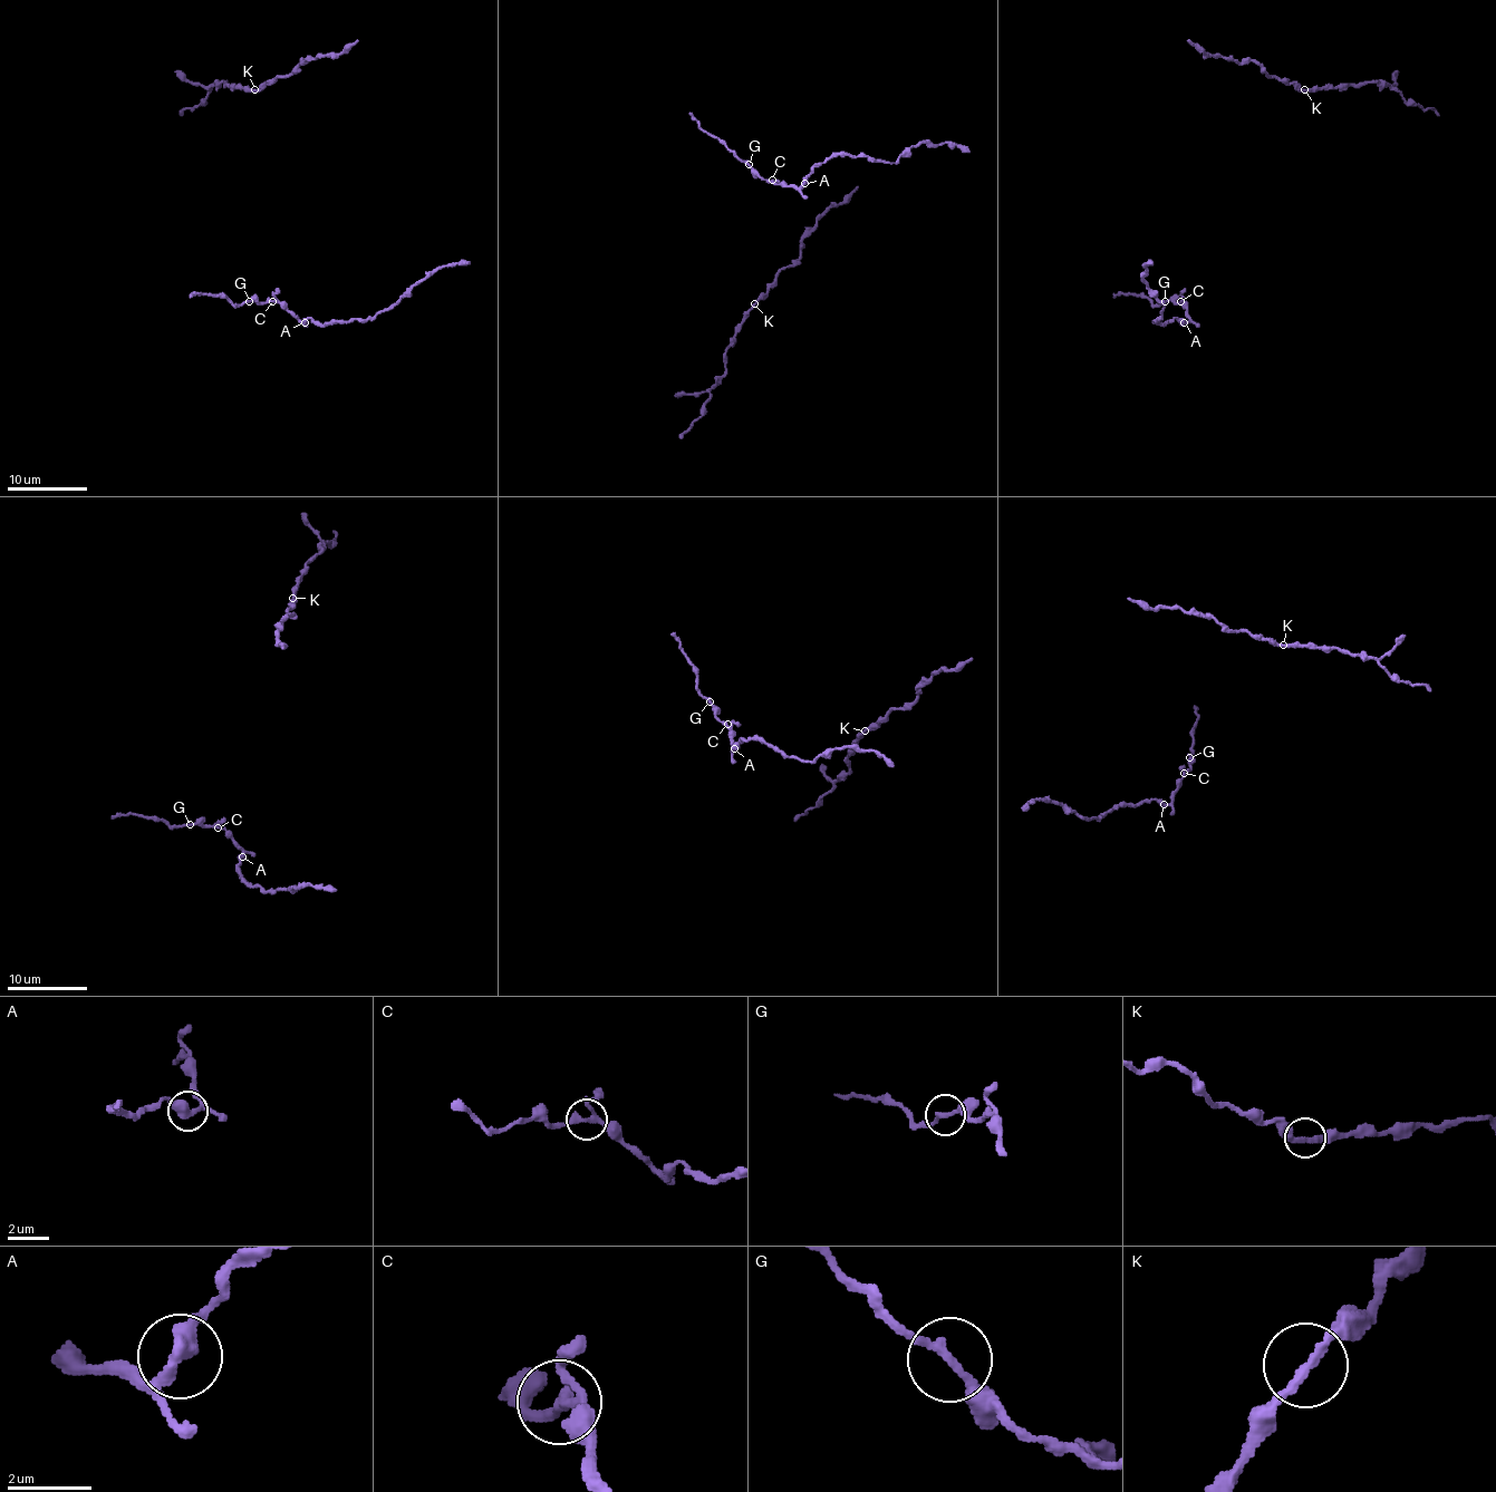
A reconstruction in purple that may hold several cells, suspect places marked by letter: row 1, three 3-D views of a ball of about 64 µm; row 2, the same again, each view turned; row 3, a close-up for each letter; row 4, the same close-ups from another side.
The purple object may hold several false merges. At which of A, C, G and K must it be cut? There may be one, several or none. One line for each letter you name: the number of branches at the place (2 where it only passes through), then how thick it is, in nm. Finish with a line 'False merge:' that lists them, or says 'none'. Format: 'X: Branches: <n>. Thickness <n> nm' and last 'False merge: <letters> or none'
False merge: none

